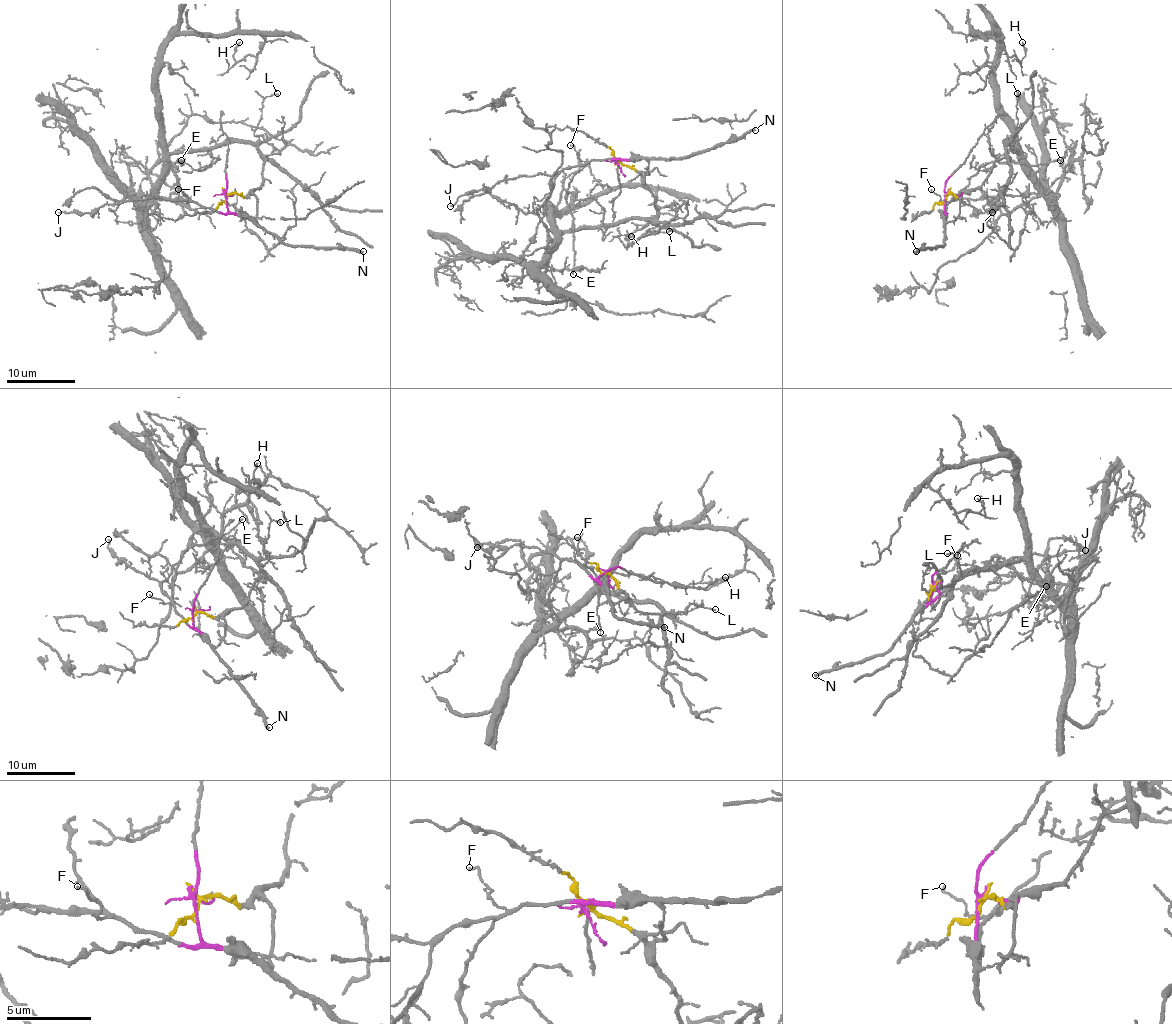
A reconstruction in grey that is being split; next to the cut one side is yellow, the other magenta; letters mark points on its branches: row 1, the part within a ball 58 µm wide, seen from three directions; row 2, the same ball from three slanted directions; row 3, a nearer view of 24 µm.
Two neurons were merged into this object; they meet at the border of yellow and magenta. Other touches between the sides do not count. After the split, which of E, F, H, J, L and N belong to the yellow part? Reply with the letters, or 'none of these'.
H, L

